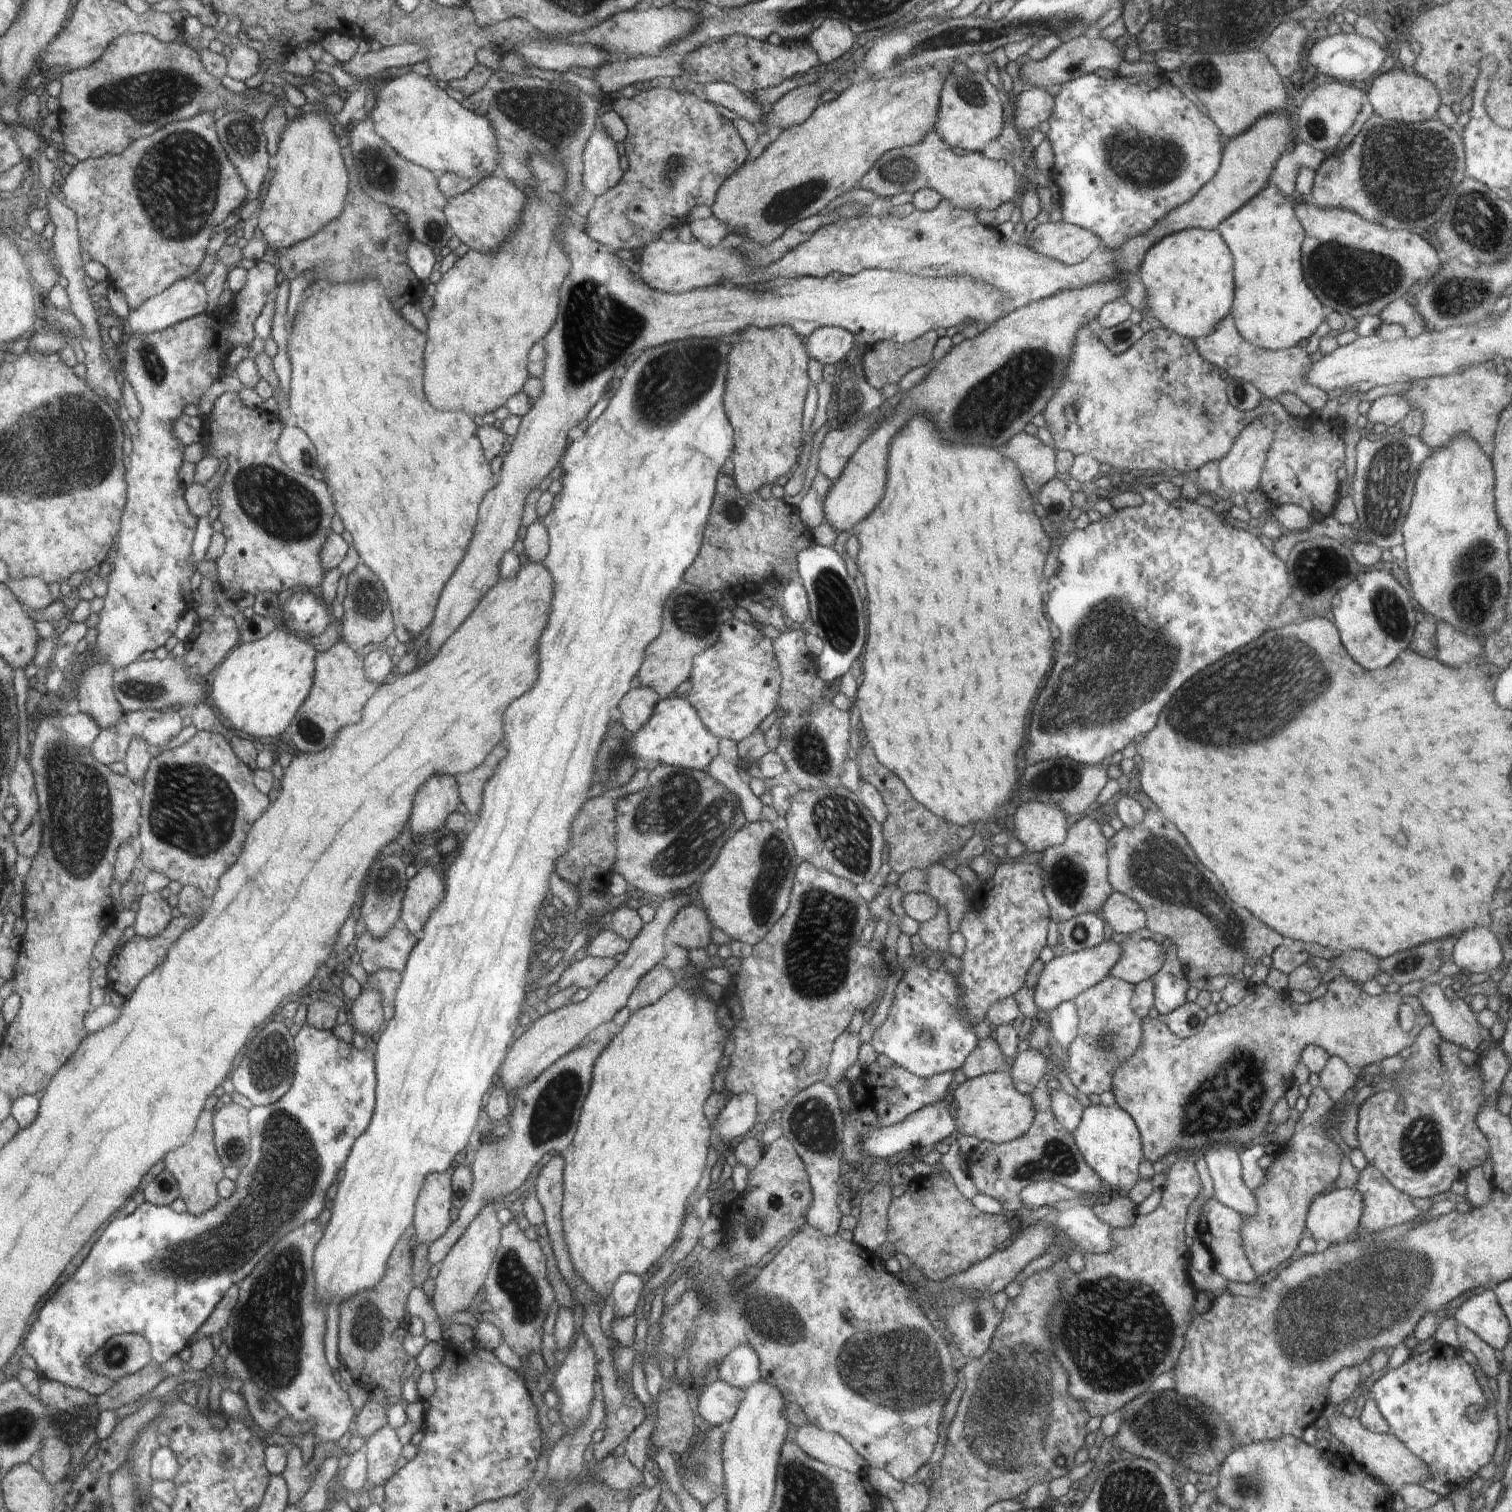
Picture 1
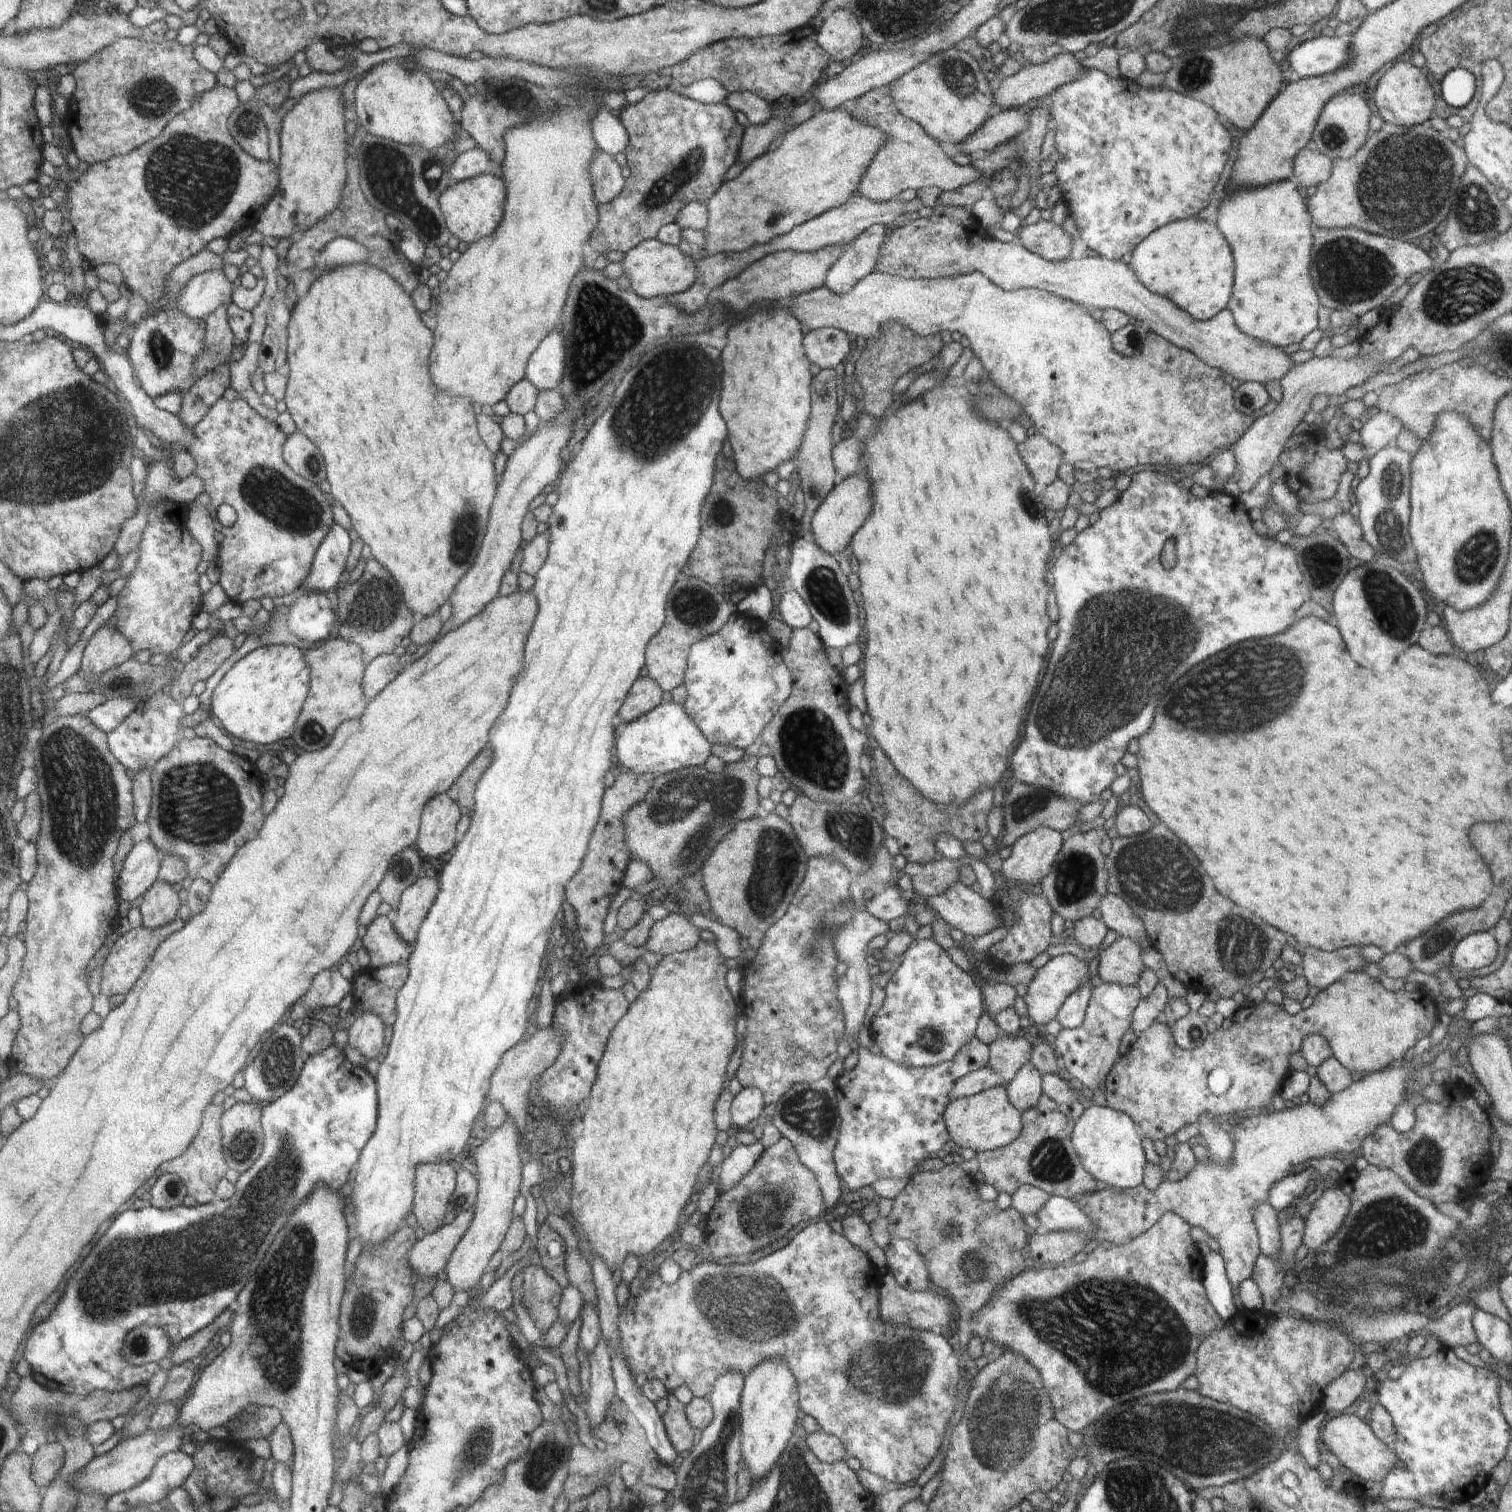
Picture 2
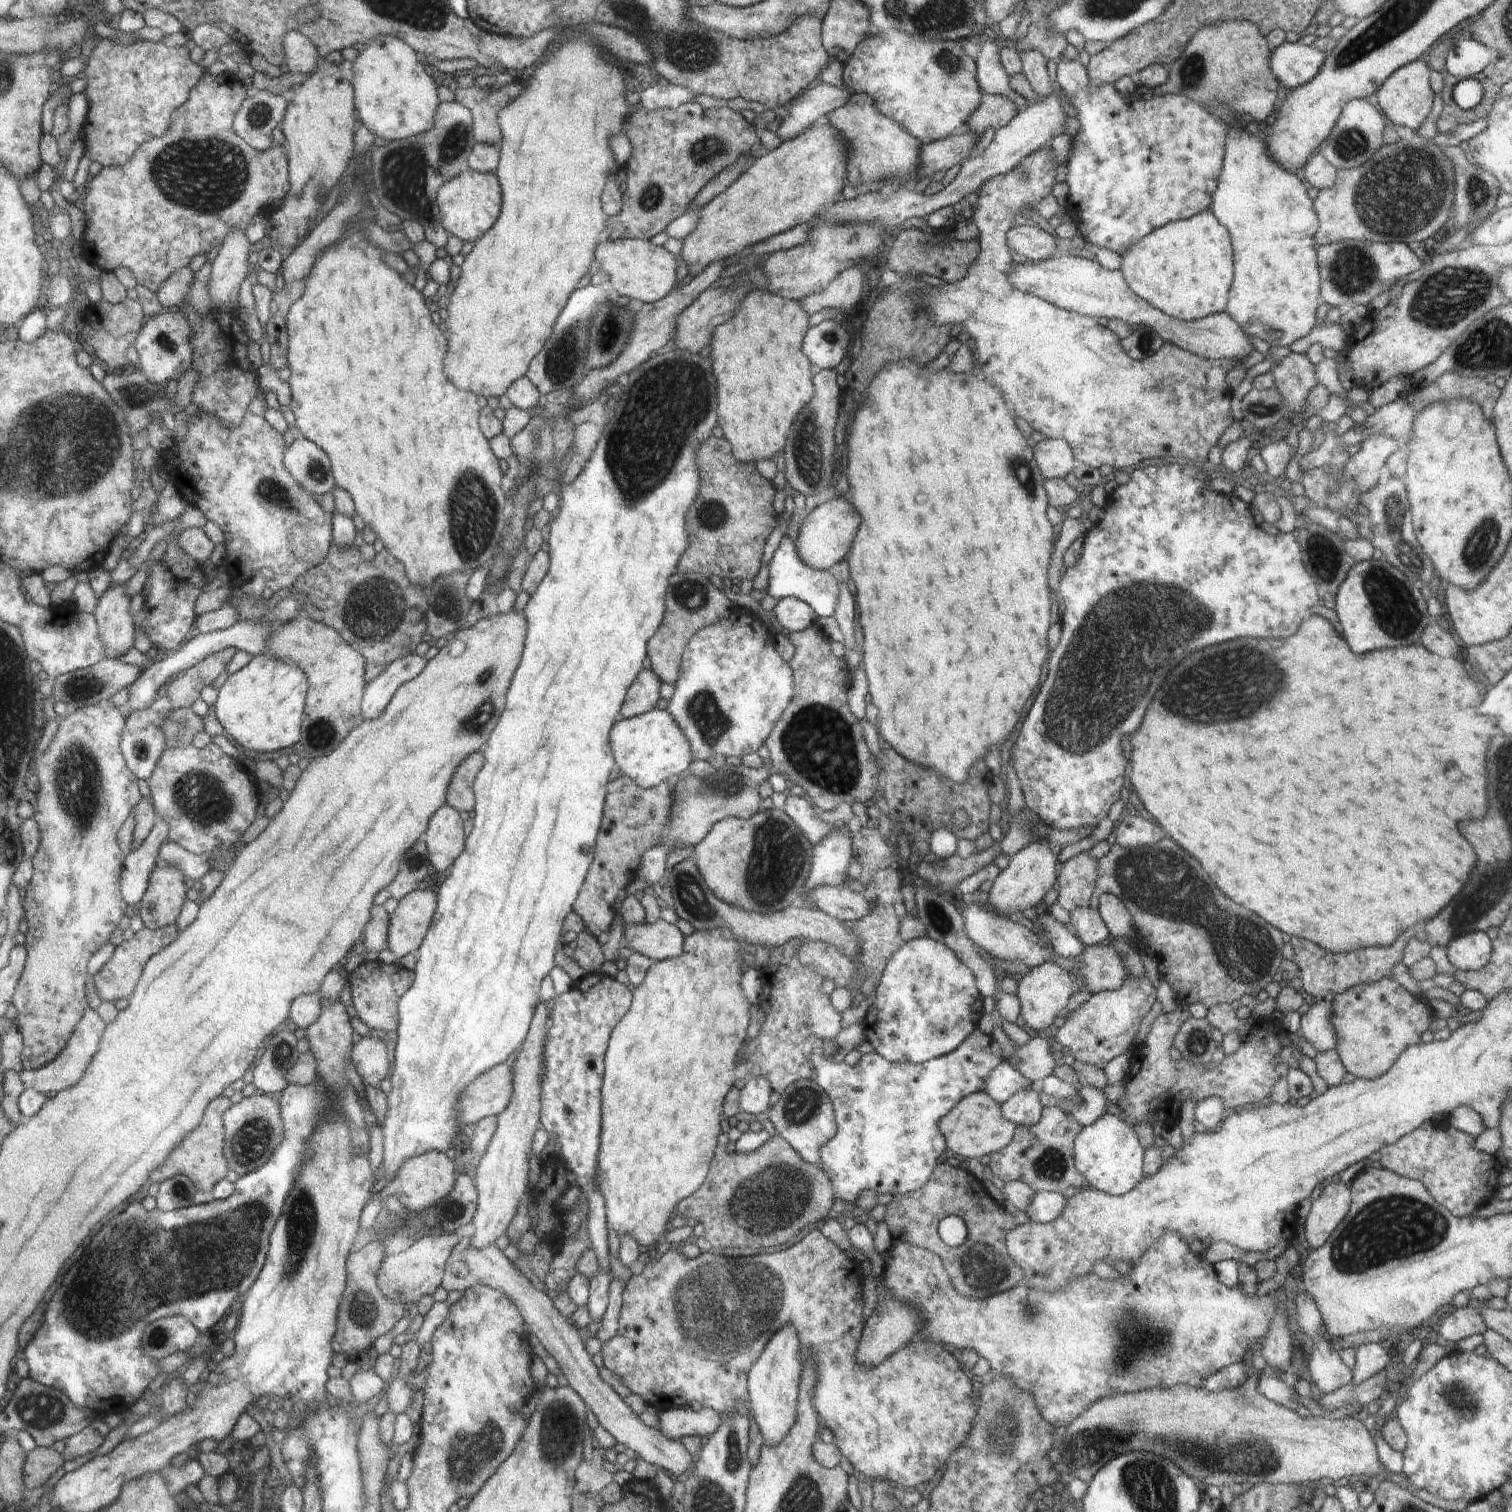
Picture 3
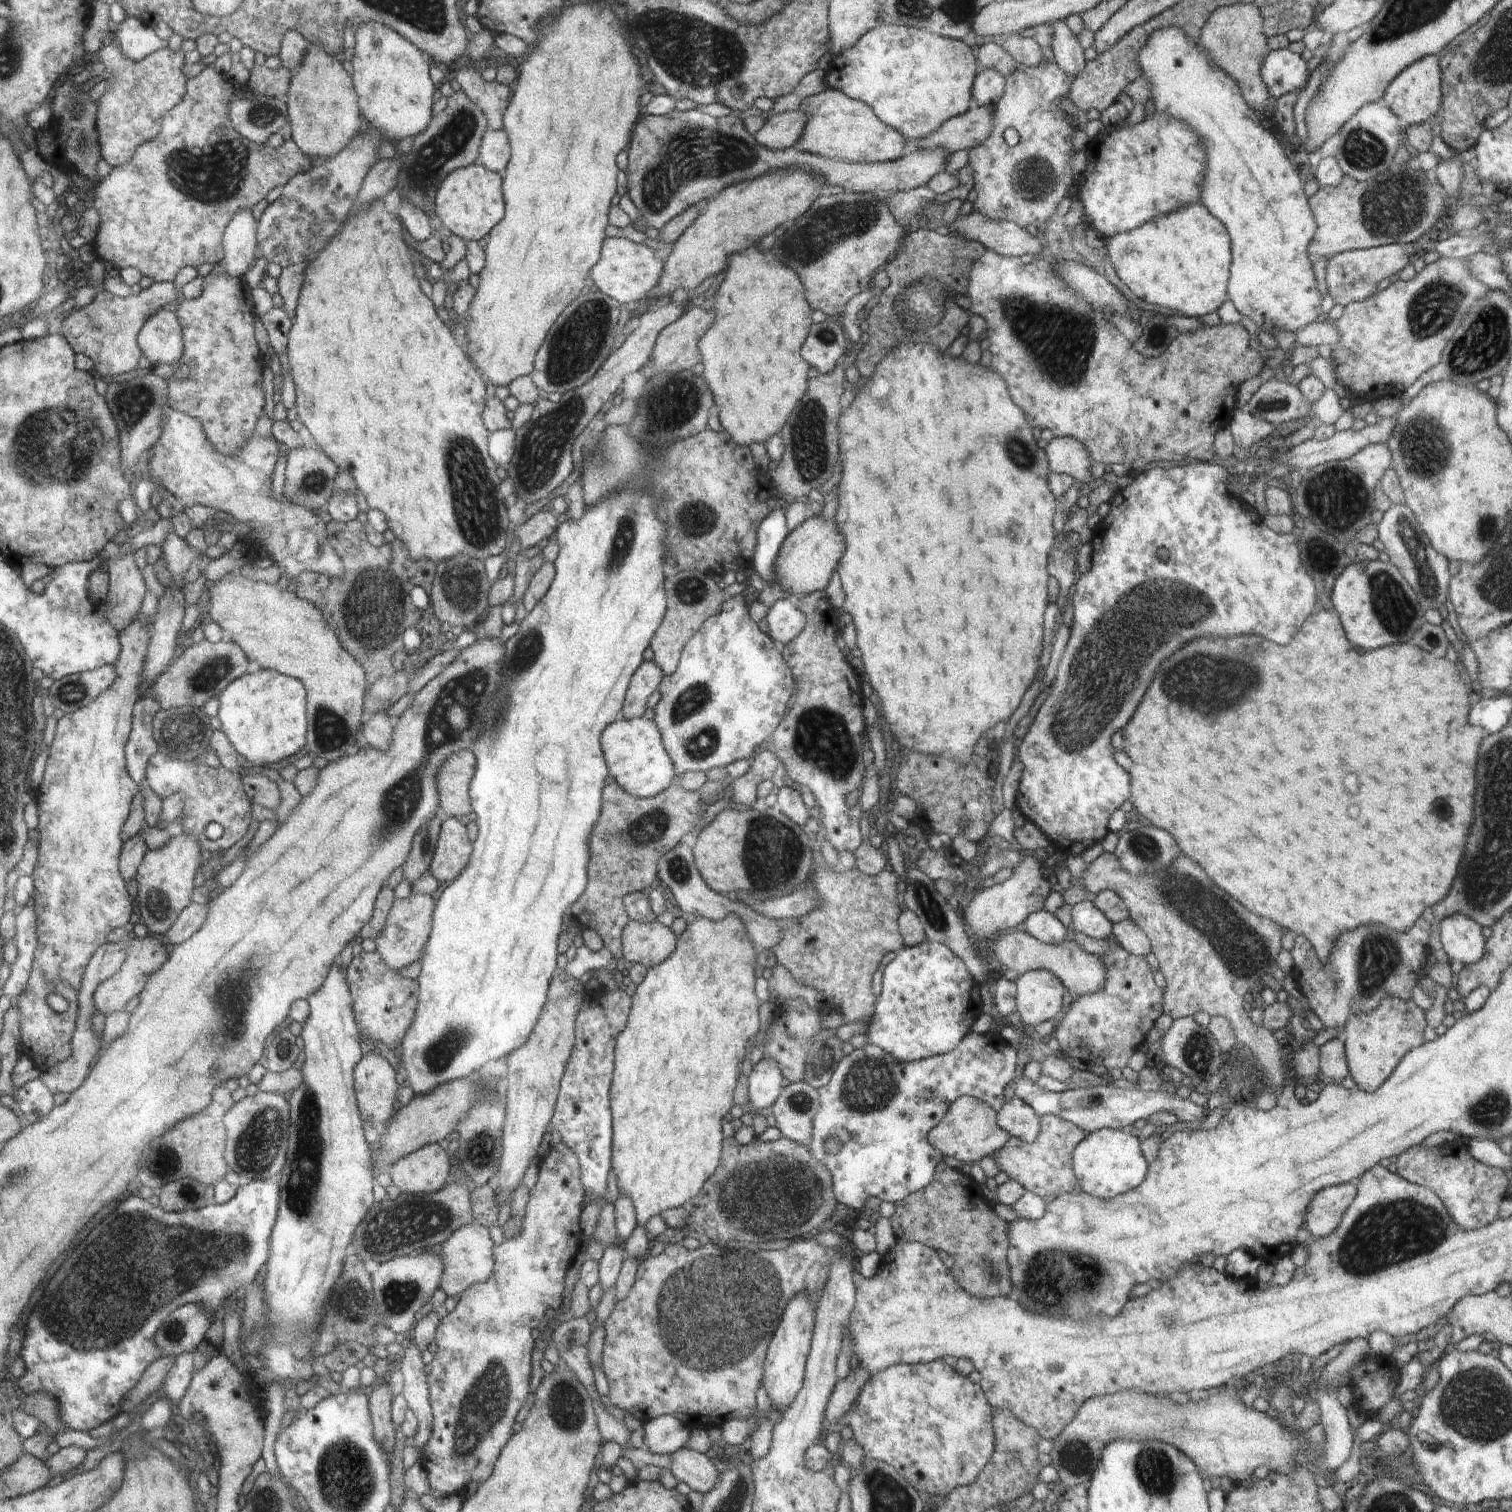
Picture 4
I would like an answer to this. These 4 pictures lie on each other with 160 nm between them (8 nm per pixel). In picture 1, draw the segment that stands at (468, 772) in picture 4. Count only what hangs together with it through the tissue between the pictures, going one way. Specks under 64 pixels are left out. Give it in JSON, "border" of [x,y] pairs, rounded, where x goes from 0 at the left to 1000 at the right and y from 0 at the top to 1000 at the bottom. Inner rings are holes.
{"border":[[[332,491],[332,493],[327,495],[325,497],[323,499],[315,509],[312,509],[310,511],[302,513],[303,522],[305,522],[306,530],[308,533],[309,537],[311,537],[312,540],[316,540],[317,533],[319,533],[319,522],[320,522],[320,519],[325,513],[325,511],[328,509],[328,507],[333,503],[336,496],[333,493],[333,491]]]}

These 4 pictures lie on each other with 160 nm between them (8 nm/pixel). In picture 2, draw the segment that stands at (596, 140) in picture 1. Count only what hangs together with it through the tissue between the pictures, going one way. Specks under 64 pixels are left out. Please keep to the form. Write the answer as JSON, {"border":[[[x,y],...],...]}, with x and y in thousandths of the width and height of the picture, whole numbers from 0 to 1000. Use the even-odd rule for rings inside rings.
{"border":[[[401,101],[396,102],[396,107],[393,107],[393,127],[396,136],[407,131],[414,122],[410,114],[411,110],[407,105]]]}

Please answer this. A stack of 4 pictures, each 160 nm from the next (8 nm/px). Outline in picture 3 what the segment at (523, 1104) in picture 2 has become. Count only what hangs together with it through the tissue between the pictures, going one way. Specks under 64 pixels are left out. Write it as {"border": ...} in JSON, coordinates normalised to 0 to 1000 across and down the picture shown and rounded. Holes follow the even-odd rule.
{"border":[[[335,704],[327,705],[324,710],[319,710],[319,713],[306,724],[306,729],[303,729],[303,746],[313,743],[321,738],[329,738],[336,733],[339,725],[339,708]]]}

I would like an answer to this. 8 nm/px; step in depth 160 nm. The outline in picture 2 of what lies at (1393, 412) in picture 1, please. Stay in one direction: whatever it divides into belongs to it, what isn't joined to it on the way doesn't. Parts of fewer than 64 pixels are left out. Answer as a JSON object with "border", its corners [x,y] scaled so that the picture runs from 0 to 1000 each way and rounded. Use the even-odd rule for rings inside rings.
{"border":[[[910,271],[910,274],[899,284],[901,289],[900,295],[905,299],[905,303],[909,302],[913,296],[922,293],[927,285],[924,276]]]}

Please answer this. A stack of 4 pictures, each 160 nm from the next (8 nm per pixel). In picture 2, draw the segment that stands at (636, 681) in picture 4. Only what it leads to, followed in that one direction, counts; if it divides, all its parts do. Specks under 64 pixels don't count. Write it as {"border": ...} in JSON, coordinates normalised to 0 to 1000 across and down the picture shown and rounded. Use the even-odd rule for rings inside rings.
{"border":[[[431,448],[422,448],[422,454],[417,456],[417,460],[413,462],[409,474],[413,478],[420,477],[438,465],[438,458],[437,454]]]}

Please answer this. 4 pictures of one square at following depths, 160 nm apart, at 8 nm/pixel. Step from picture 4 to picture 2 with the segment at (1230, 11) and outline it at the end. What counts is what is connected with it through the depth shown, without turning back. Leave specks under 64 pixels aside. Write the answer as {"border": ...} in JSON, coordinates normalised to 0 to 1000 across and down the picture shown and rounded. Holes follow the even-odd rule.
{"border":[[[824,23],[820,28],[784,34],[776,39],[774,44],[769,49],[763,48],[758,45],[751,54],[756,58],[763,59],[772,58],[780,62],[797,67],[799,70],[802,71],[806,76],[812,78],[816,83],[825,86],[835,77],[840,67],[847,61],[849,57],[848,53],[847,44],[845,41],[843,41],[837,26]]]}

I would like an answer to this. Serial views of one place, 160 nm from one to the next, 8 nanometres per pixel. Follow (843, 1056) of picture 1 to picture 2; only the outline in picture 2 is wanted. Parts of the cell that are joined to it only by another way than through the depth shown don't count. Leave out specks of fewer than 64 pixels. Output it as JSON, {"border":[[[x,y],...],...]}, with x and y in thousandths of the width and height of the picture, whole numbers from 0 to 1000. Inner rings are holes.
{"border":[[[567,601],[562,612],[558,612],[552,617],[551,625],[554,626],[554,634],[556,634],[561,638],[561,641],[555,648],[556,651],[554,651],[554,657],[556,659],[556,665],[559,666],[560,673],[559,686],[556,687],[556,689],[554,691],[554,697],[556,697],[557,700],[560,700],[563,696],[563,688],[567,686],[575,664],[577,655],[575,648],[578,646],[579,640],[576,640],[577,637],[575,634],[573,630],[574,623],[579,619],[586,617],[587,615],[587,610],[578,607],[571,601]]]}

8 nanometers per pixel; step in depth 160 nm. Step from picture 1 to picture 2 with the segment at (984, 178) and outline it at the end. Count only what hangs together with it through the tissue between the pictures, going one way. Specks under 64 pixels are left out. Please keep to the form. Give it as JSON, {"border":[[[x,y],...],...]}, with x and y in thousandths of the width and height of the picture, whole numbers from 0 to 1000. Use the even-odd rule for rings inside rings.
{"border":[[[588,57],[581,58],[571,62],[562,69],[565,79],[585,89],[585,97],[583,96],[577,104],[575,110],[569,118],[568,128],[578,133],[594,132],[594,128],[599,126],[607,126],[614,123],[620,123],[622,126],[629,126],[646,120],[648,114],[642,108],[635,110],[624,101],[623,97],[614,89],[604,79],[600,79],[591,70]]]}

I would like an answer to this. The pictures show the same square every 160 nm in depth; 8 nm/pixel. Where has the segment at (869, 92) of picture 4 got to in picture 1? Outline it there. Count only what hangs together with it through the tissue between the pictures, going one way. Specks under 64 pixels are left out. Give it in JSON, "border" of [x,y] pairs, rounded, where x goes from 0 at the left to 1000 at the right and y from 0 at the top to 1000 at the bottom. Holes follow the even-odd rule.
{"border":[[[632,40],[628,42],[628,48],[625,50],[622,63],[622,70],[620,74],[620,80],[618,81],[618,86],[624,91],[629,97],[634,97],[641,101],[649,101],[653,94],[657,93],[663,84],[664,83],[664,73],[660,65],[659,58],[653,54],[651,49],[645,48],[642,46],[636,40]]]}

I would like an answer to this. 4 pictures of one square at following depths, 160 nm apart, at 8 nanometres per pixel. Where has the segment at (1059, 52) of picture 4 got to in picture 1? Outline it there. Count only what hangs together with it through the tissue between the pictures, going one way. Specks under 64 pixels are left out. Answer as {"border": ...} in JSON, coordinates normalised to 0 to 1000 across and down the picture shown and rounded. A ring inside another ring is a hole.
{"border":[[[761,46],[759,52],[753,55],[748,55],[740,49],[736,52],[730,52],[725,49],[719,49],[712,51],[702,56],[700,62],[696,64],[697,70],[696,77],[694,78],[694,85],[692,89],[696,102],[697,109],[694,112],[694,120],[701,124],[701,134],[703,146],[708,149],[720,152],[728,157],[729,163],[734,166],[741,165],[745,159],[758,155],[767,146],[776,138],[784,136],[798,121],[803,118],[808,108],[810,91],[803,80],[792,72],[792,69],[786,65],[782,60],[776,56],[769,48]]]}

